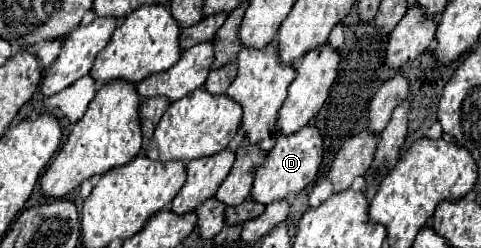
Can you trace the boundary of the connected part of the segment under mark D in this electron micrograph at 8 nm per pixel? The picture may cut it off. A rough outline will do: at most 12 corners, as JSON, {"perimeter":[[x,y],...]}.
{"perimeter":[[308,124],[278,134],[254,174],[262,204],[298,194],[316,178],[324,140]]}

